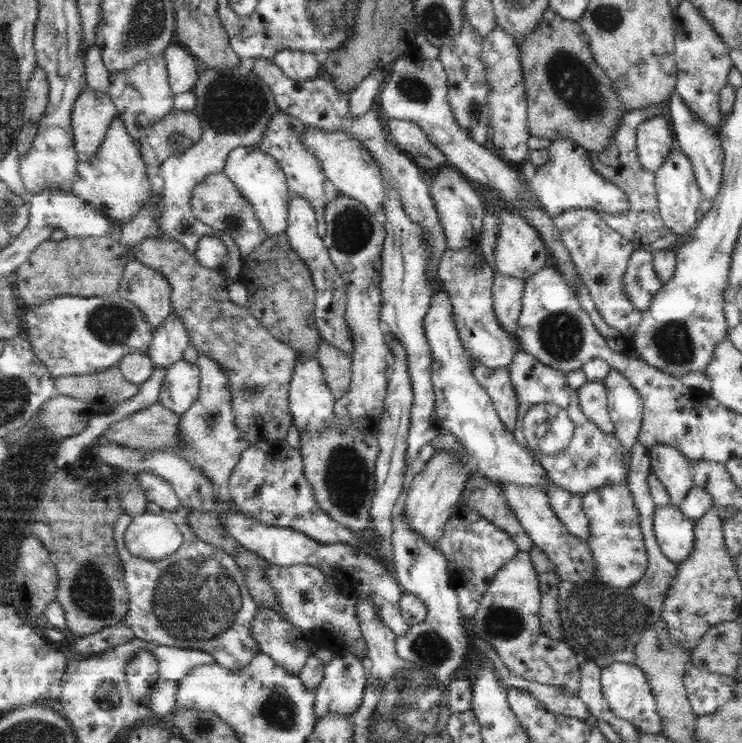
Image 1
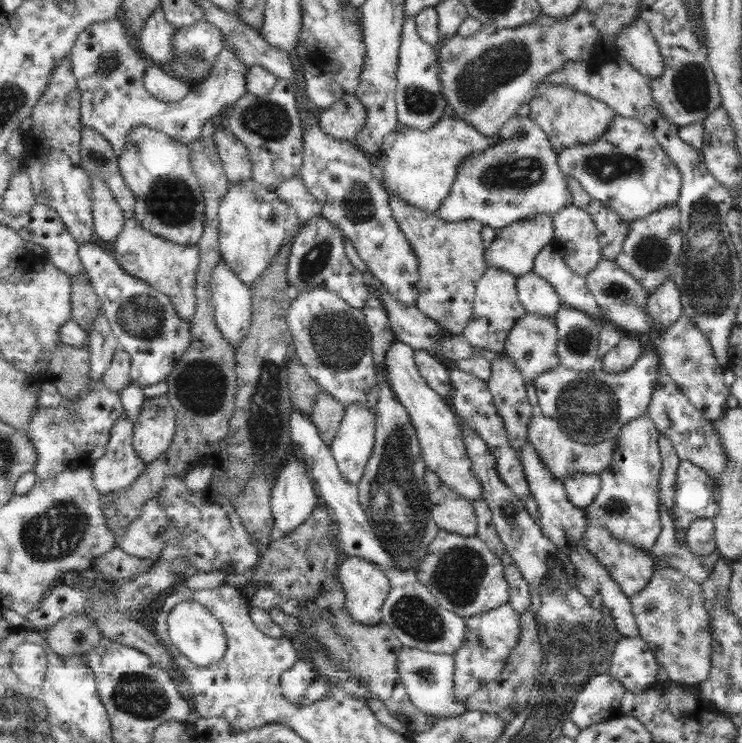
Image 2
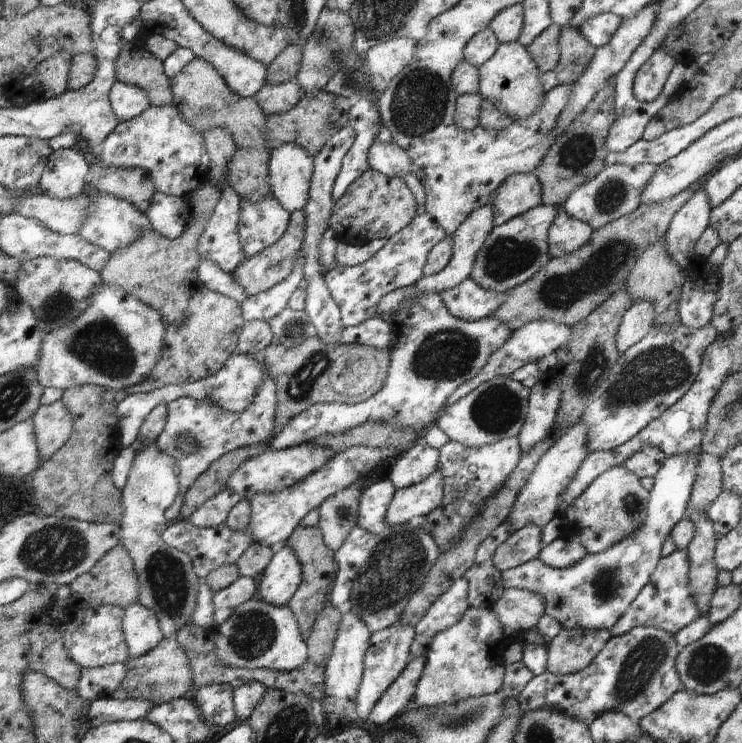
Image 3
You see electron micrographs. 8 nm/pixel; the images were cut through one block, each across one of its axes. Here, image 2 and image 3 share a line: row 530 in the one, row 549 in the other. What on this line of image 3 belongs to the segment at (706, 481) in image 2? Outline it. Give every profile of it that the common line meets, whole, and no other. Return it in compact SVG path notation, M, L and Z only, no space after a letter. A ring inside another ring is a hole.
M676 548L666 557L660 557L653 572L649 575L647 584L641 588L619 620L608 628L611 636L625 634L633 627L653 627L674 635L685 625L701 616L696 611L695 603L692 601L688 589L689 567L687 553L684 550Z

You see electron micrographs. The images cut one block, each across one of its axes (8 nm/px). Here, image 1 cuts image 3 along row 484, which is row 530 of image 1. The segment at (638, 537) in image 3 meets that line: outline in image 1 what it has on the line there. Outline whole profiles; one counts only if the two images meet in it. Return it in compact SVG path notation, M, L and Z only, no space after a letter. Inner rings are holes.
M669 504L655 506L652 517L652 531L661 554L669 562L681 562L693 546L694 521Z

